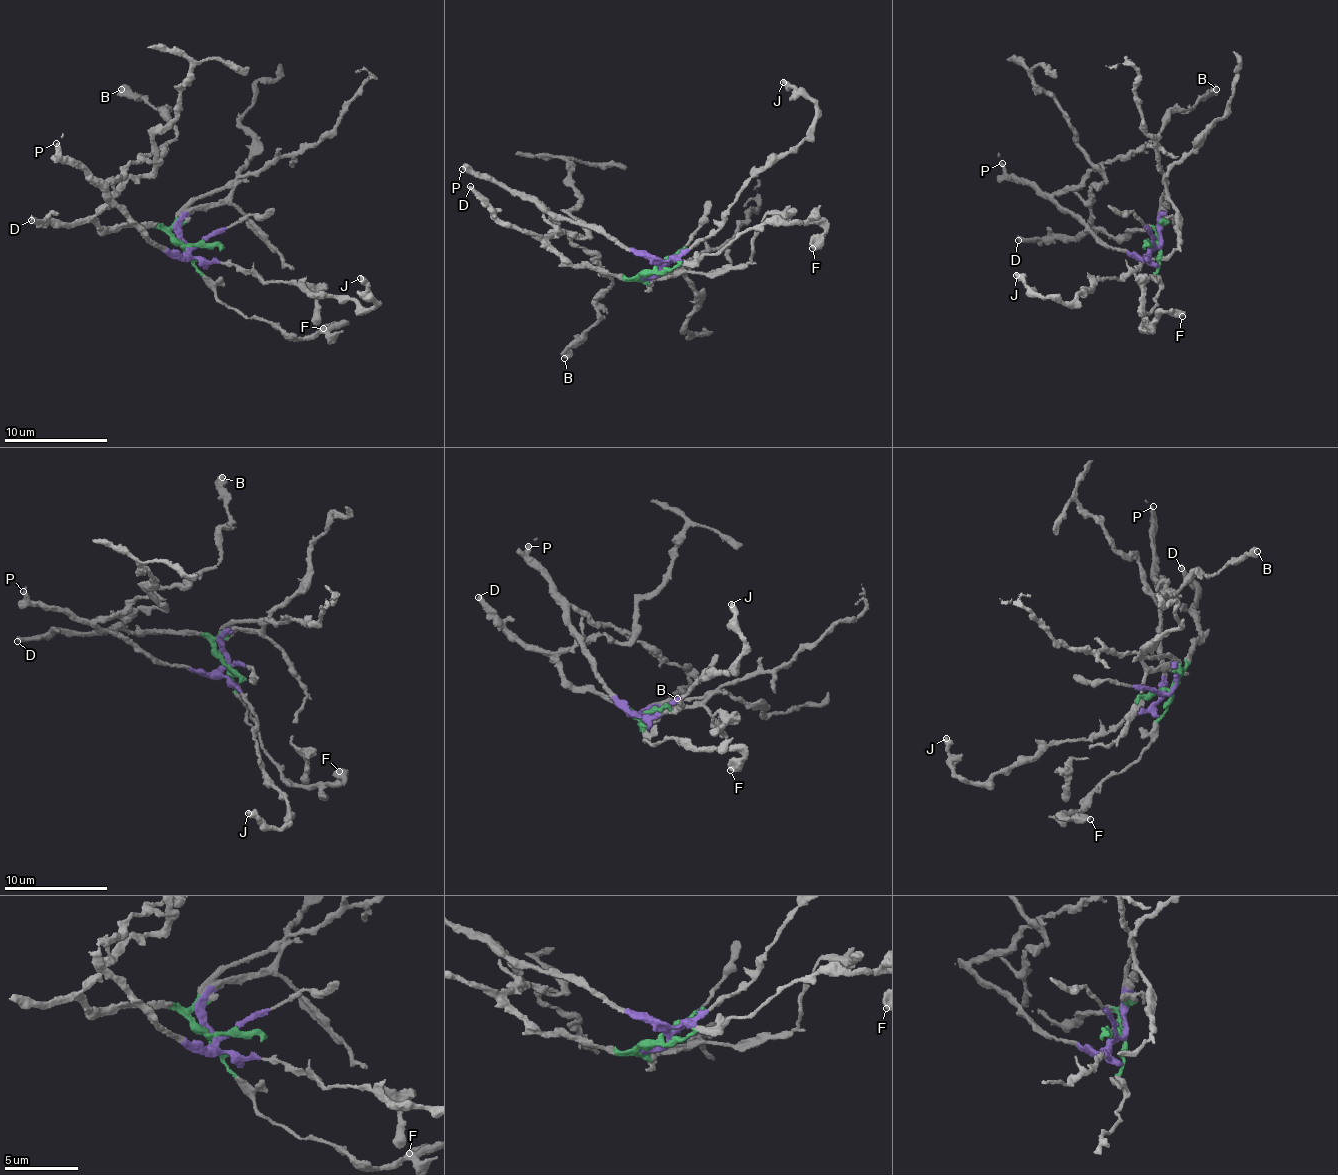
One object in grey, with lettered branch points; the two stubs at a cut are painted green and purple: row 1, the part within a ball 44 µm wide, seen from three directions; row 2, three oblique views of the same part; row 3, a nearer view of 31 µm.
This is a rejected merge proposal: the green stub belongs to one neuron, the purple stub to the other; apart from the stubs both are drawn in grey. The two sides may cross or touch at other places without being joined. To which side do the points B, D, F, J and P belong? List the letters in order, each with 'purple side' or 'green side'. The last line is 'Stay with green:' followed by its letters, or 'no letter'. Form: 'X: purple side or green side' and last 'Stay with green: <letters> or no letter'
B: purple side
D: green side
F: green side
J: purple side
P: purple side
Stay with green: D, F

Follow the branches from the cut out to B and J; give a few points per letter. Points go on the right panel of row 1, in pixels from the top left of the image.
B: (1154, 245), (1134, 257), (1112, 248), (1057, 199), (1107, 161), (1129, 157), (1171, 113), (1193, 109), (1217, 88)
J: (1154, 245), (1149, 259), (1134, 272), (1117, 278), (1099, 276), (1071, 302), (1046, 299), (1016, 274)

